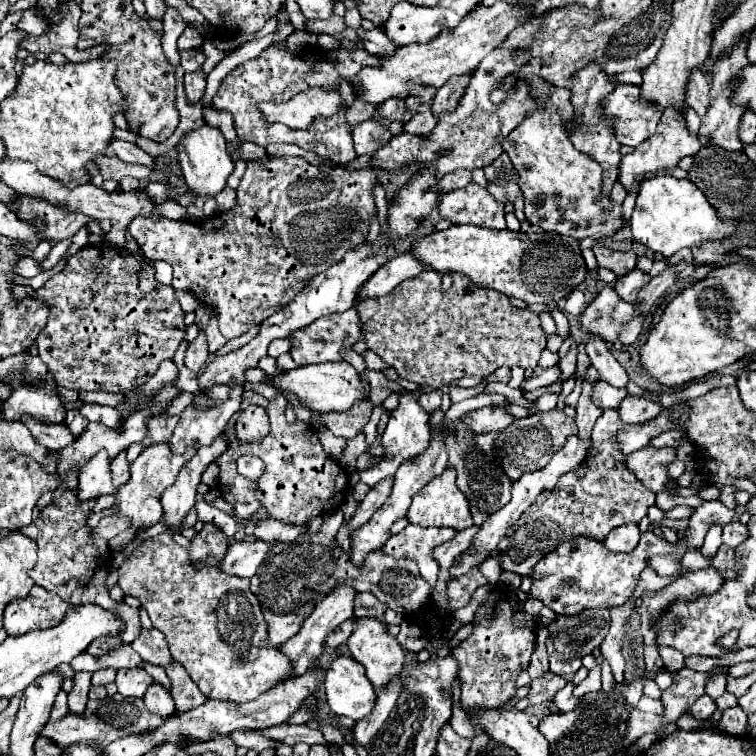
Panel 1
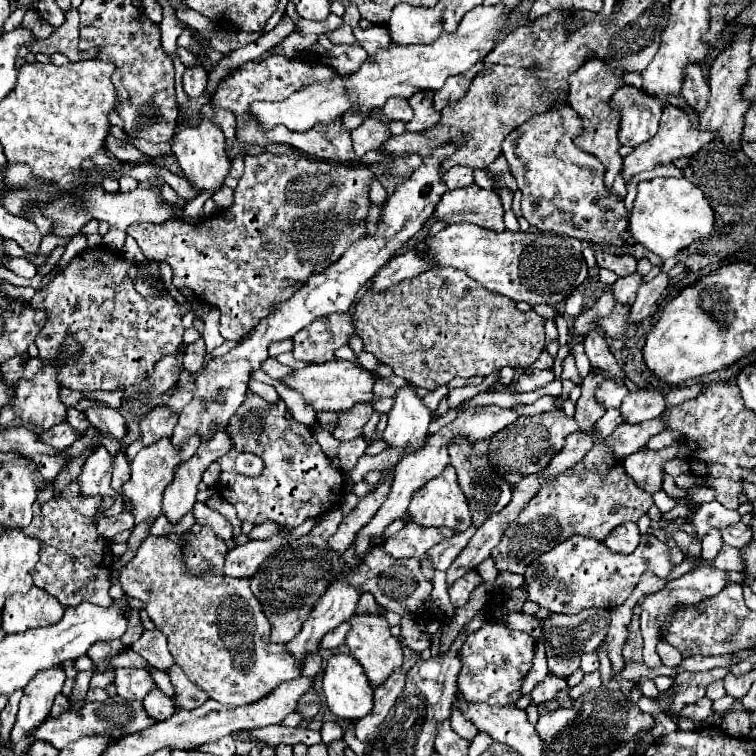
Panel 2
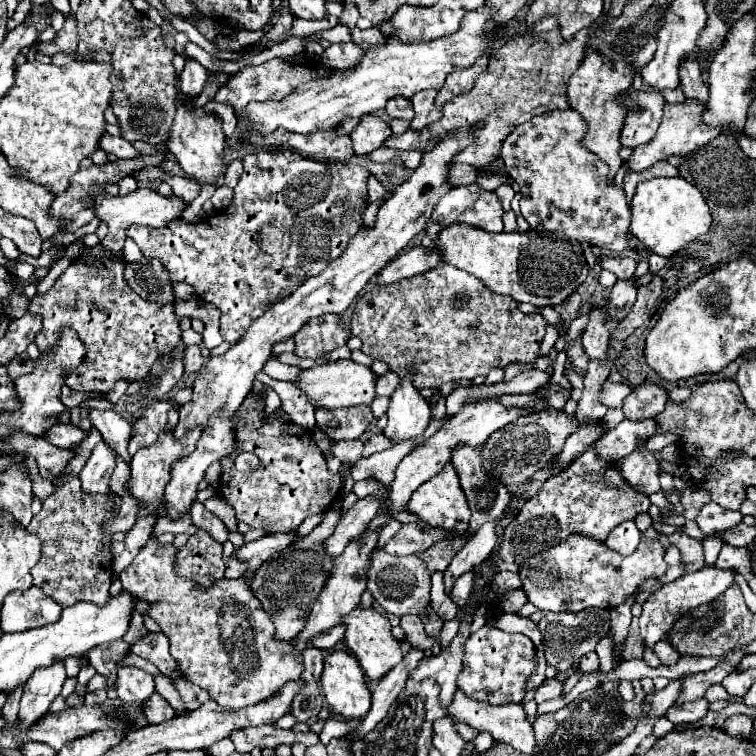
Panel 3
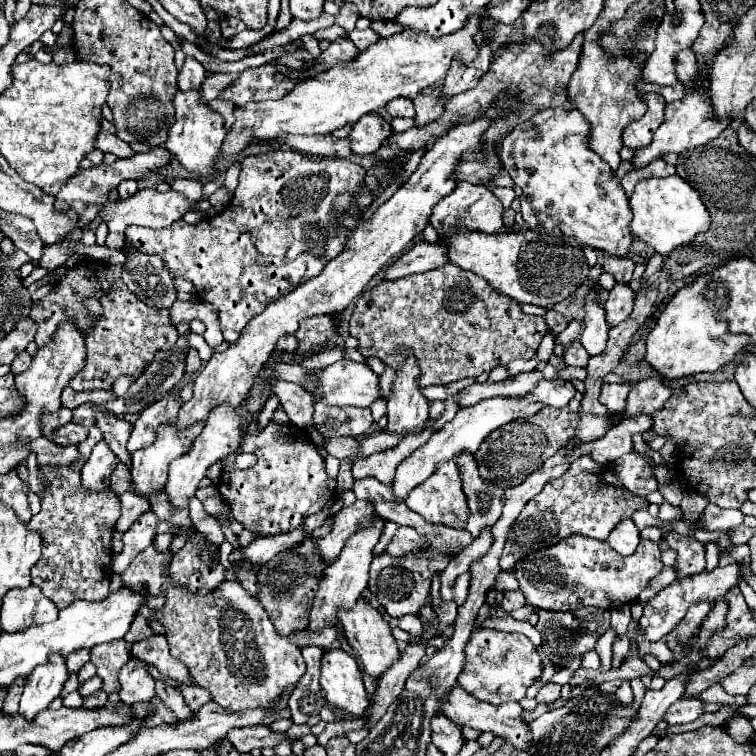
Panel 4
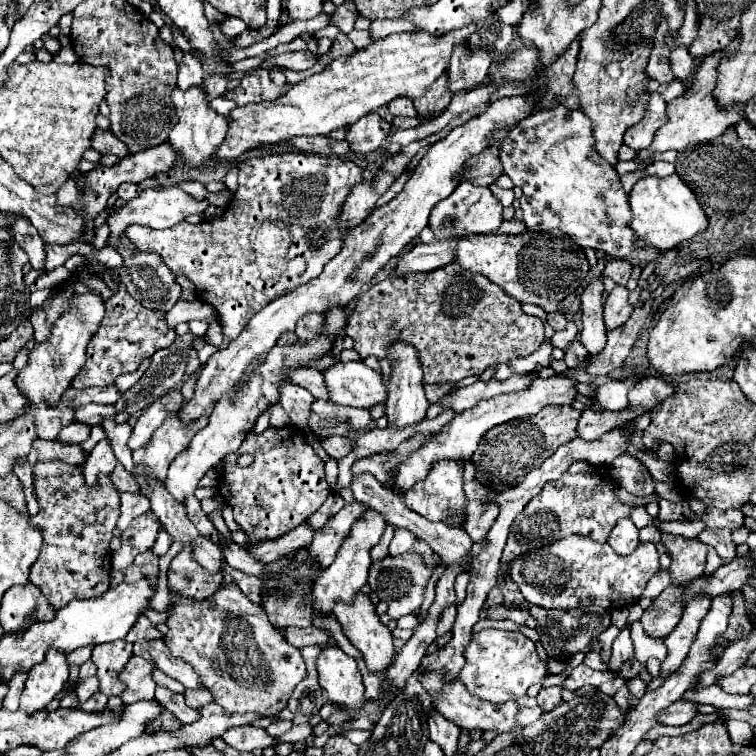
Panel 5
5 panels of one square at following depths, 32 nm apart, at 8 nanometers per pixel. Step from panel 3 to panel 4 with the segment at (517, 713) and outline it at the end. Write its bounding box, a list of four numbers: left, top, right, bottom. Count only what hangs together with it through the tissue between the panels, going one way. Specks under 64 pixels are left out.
[440,684,532,750]

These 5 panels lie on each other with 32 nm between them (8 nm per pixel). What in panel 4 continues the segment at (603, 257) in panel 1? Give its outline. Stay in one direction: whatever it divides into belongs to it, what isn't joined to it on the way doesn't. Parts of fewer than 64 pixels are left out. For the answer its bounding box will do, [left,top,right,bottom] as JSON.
[604,258,634,284]

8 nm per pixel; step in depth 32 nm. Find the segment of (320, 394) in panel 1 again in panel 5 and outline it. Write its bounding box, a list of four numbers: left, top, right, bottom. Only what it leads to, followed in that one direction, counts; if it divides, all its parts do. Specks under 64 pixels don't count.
[324,362,386,408]

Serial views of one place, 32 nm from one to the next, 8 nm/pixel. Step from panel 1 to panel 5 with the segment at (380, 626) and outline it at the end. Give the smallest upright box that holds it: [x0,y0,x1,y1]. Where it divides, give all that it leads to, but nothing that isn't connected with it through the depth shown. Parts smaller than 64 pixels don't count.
[334,592,396,672]

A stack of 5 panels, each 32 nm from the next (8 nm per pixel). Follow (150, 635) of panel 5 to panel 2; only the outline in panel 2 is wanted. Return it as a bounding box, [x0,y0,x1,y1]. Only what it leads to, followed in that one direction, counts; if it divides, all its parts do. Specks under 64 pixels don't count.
[122,610,144,646]

